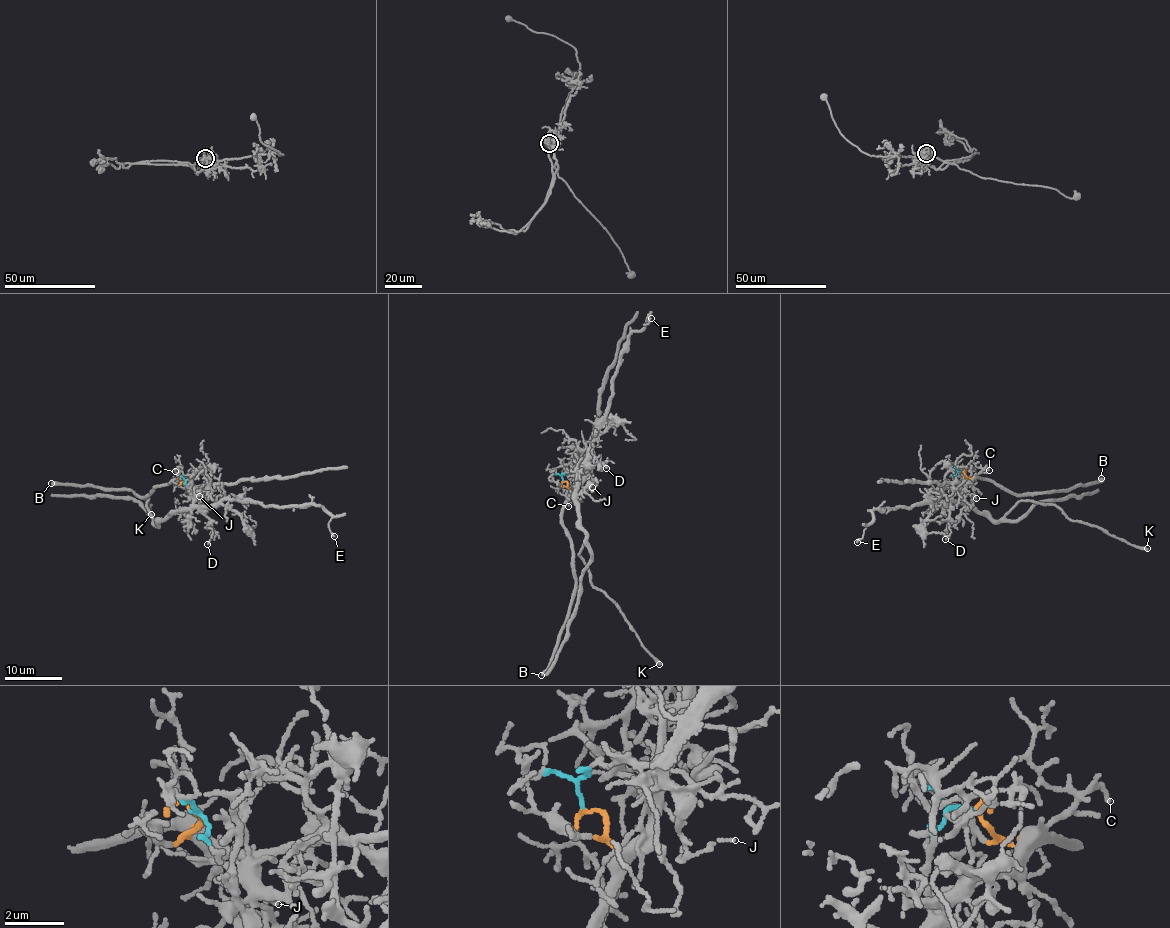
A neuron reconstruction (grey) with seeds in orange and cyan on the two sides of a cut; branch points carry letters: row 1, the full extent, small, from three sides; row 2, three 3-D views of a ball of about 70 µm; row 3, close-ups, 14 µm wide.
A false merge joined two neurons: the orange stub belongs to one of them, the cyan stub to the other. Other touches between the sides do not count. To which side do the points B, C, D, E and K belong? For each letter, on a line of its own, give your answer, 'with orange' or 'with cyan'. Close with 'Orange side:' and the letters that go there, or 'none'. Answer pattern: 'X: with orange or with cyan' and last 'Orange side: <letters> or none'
B: with orange
C: with orange
D: with cyan
E: with cyan
K: with cyan
Orange side: B, C

